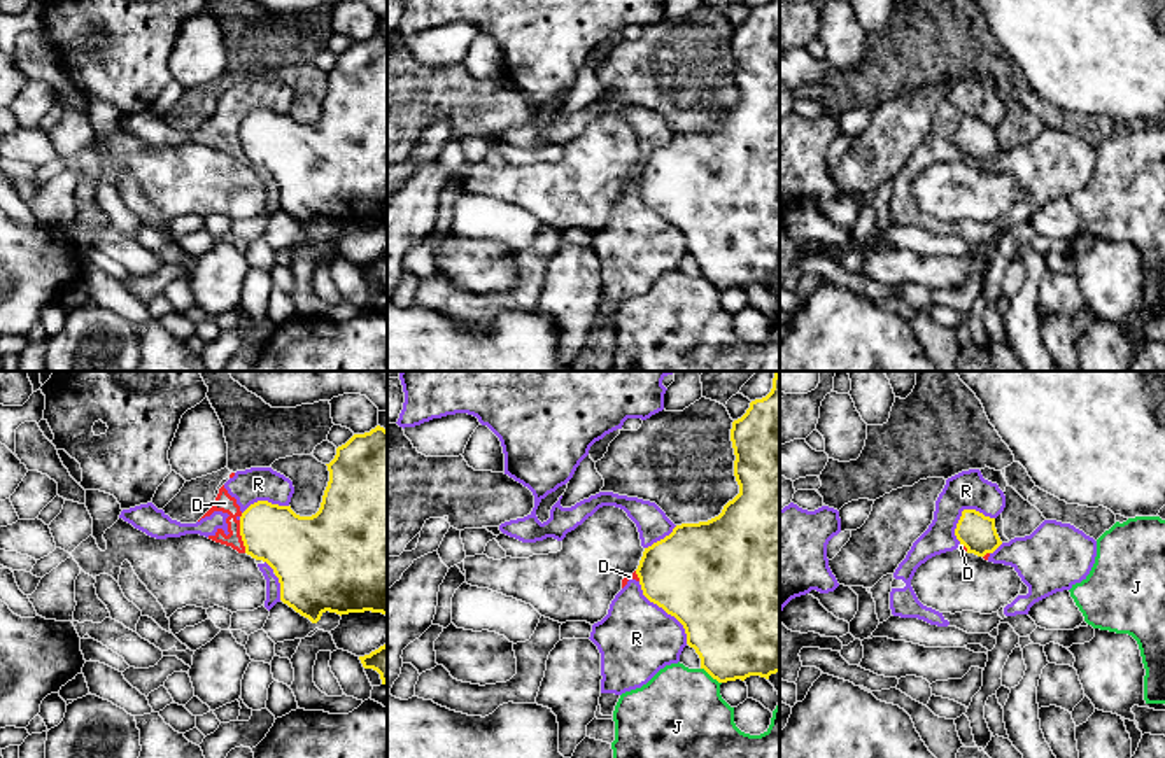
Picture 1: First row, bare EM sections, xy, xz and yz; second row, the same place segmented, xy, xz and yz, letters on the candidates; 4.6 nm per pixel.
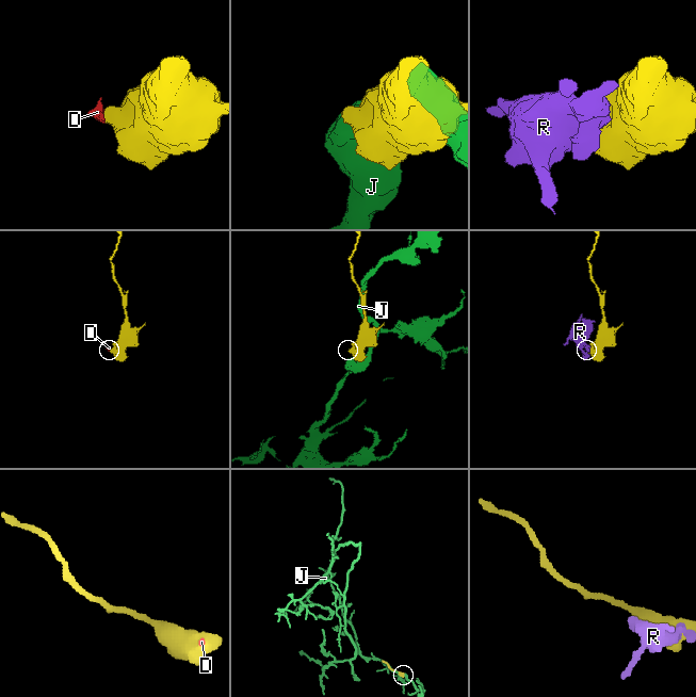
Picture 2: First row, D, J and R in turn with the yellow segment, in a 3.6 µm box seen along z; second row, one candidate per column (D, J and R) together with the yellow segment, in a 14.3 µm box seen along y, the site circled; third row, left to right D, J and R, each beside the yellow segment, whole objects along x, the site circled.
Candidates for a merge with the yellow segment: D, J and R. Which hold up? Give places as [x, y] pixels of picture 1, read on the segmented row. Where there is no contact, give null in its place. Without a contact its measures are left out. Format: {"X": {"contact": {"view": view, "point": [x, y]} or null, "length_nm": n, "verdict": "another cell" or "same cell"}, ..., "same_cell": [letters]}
{"D": {"contact": {"view": "xy", "point": [240, 534]}, "length_nm": 160, "verdict": "another cell"}, "J": {"contact": {"view": "xz", "point": [712, 676]}, "length_nm": 120, "verdict": "another cell"}, "R": {"contact": {"view": "xz", "point": [666, 611]}, "length_nm": 360, "verdict": "another cell"}, "same_cell": []}

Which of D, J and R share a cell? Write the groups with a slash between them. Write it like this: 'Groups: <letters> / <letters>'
Groups: D R / J

